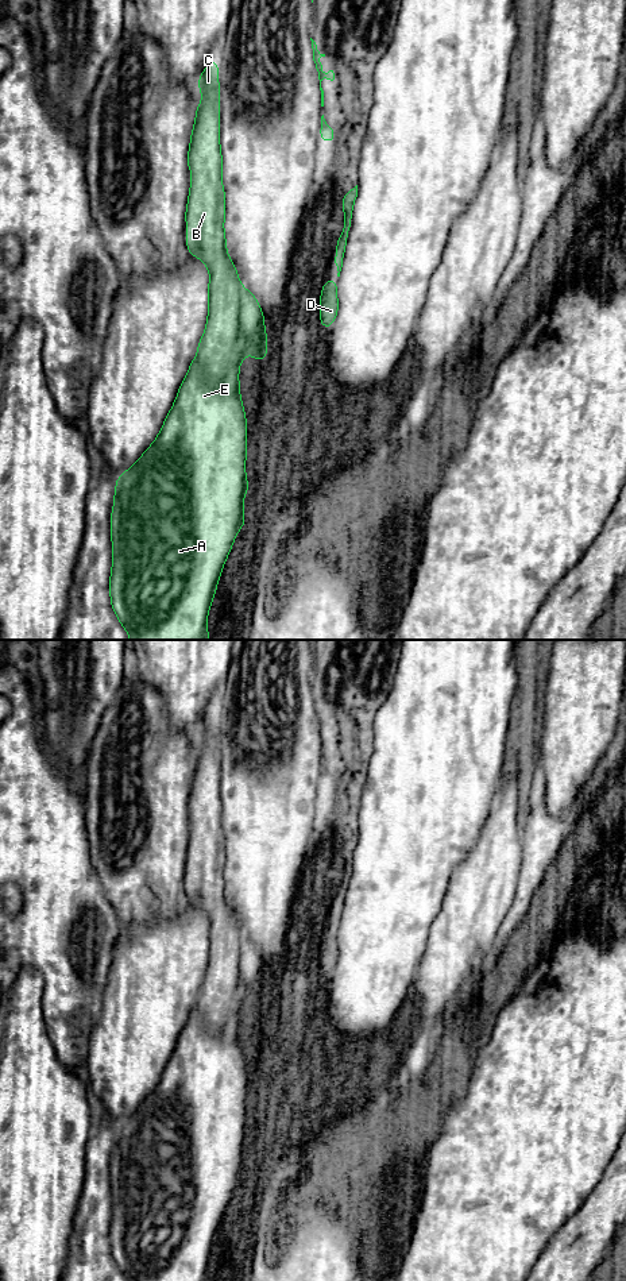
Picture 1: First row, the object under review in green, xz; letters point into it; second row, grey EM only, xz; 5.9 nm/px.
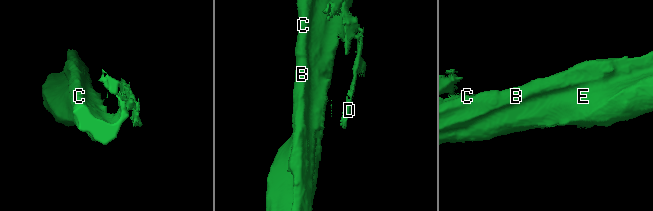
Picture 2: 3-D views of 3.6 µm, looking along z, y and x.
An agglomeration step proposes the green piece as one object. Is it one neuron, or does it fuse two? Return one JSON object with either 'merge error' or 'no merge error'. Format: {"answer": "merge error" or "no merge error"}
{"answer": "merge error"}

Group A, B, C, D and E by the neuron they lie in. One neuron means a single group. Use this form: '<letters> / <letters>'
A D E / B C

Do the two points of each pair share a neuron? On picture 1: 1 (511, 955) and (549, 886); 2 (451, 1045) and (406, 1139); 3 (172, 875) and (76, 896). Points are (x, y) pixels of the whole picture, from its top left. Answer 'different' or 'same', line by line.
1: same
2: same
3: different

